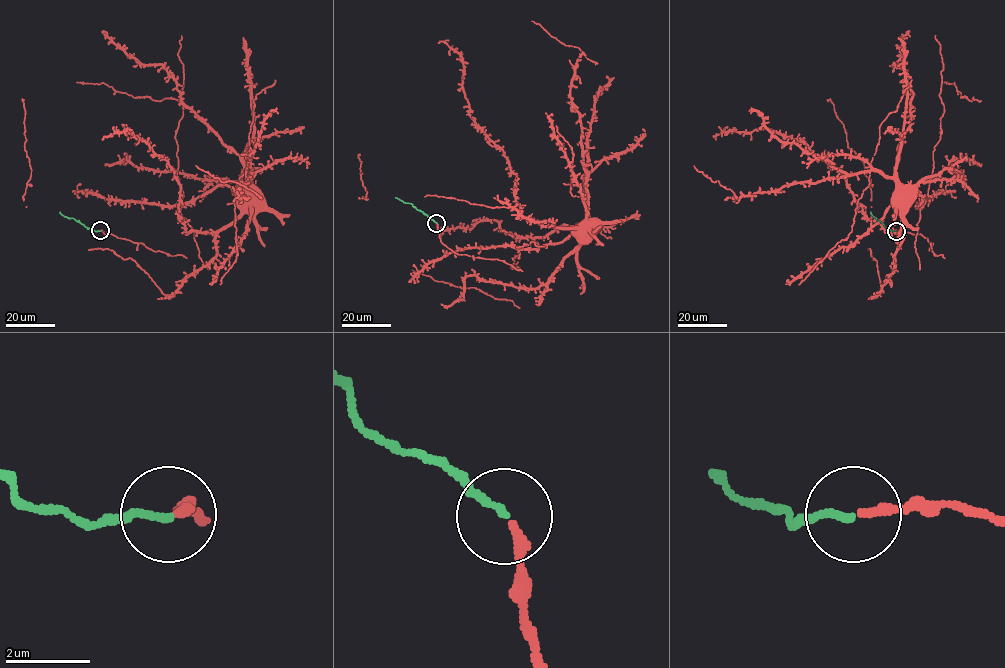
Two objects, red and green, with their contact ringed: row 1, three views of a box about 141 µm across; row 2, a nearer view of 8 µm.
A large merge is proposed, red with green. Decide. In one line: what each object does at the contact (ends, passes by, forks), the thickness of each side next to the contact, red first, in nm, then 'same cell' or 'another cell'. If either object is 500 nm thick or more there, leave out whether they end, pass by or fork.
red ends there; green ends there; 220 nm thick on the red side, 170 nm on the other; same cell

